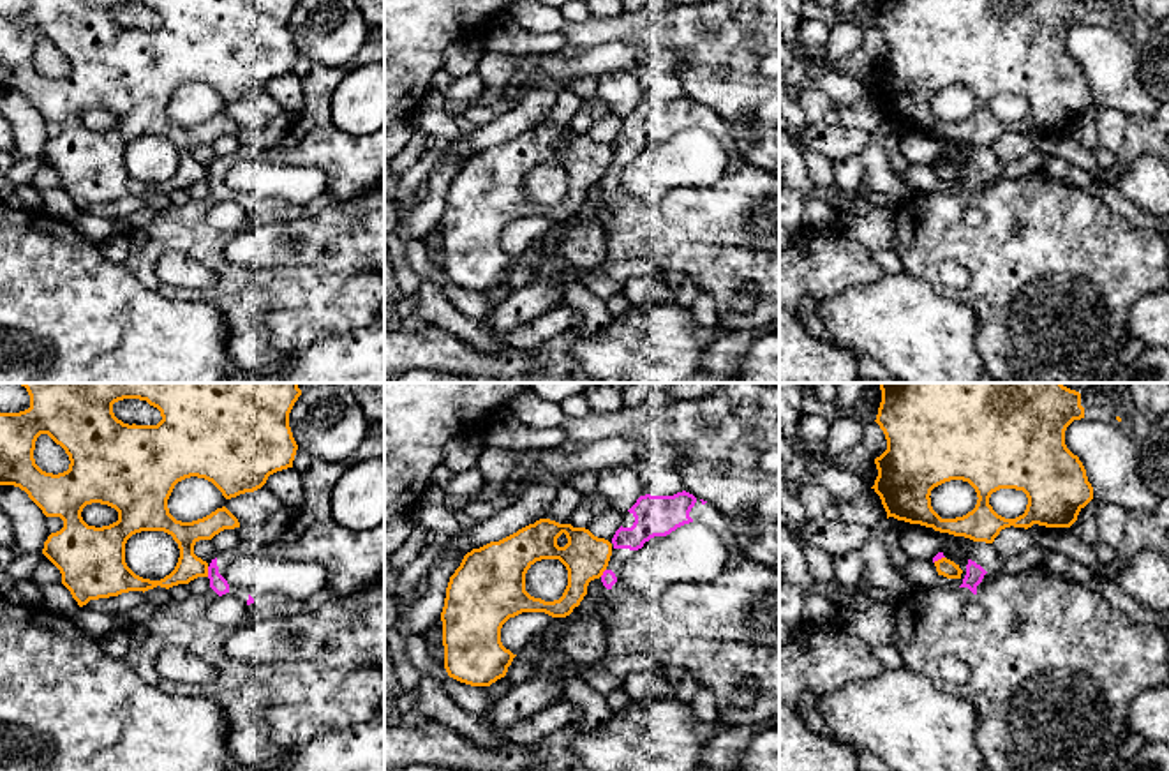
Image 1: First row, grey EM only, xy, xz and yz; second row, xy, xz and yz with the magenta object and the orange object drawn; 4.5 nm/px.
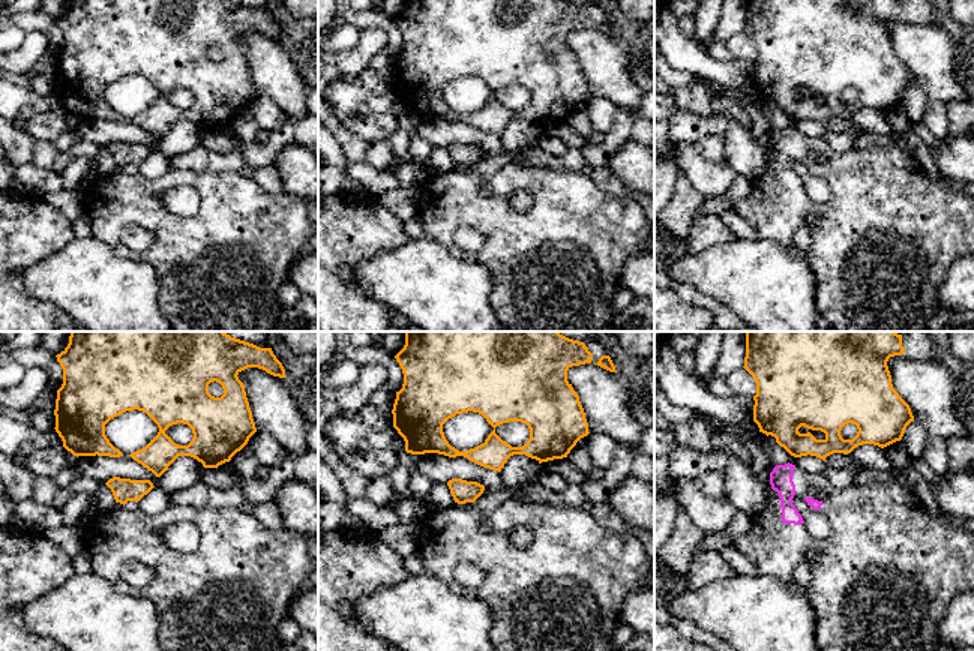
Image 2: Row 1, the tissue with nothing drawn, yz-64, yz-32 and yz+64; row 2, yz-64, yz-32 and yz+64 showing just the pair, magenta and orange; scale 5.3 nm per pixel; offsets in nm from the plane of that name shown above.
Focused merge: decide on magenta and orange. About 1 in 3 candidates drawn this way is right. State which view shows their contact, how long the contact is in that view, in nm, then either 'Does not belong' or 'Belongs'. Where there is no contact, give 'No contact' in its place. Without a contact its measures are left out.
Touches magenta in xy. Shared border 50 nm. Does not belong

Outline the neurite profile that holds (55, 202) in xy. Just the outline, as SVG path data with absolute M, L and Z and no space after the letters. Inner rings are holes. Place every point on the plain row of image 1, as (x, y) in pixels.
M62 187L41 192L41 198L42 208L48 215L53 215L71 224L78 219L79 210Z

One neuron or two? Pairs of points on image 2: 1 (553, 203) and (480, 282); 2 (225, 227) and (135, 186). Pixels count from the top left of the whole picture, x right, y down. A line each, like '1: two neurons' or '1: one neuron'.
1: two neurons
2: one neuron

